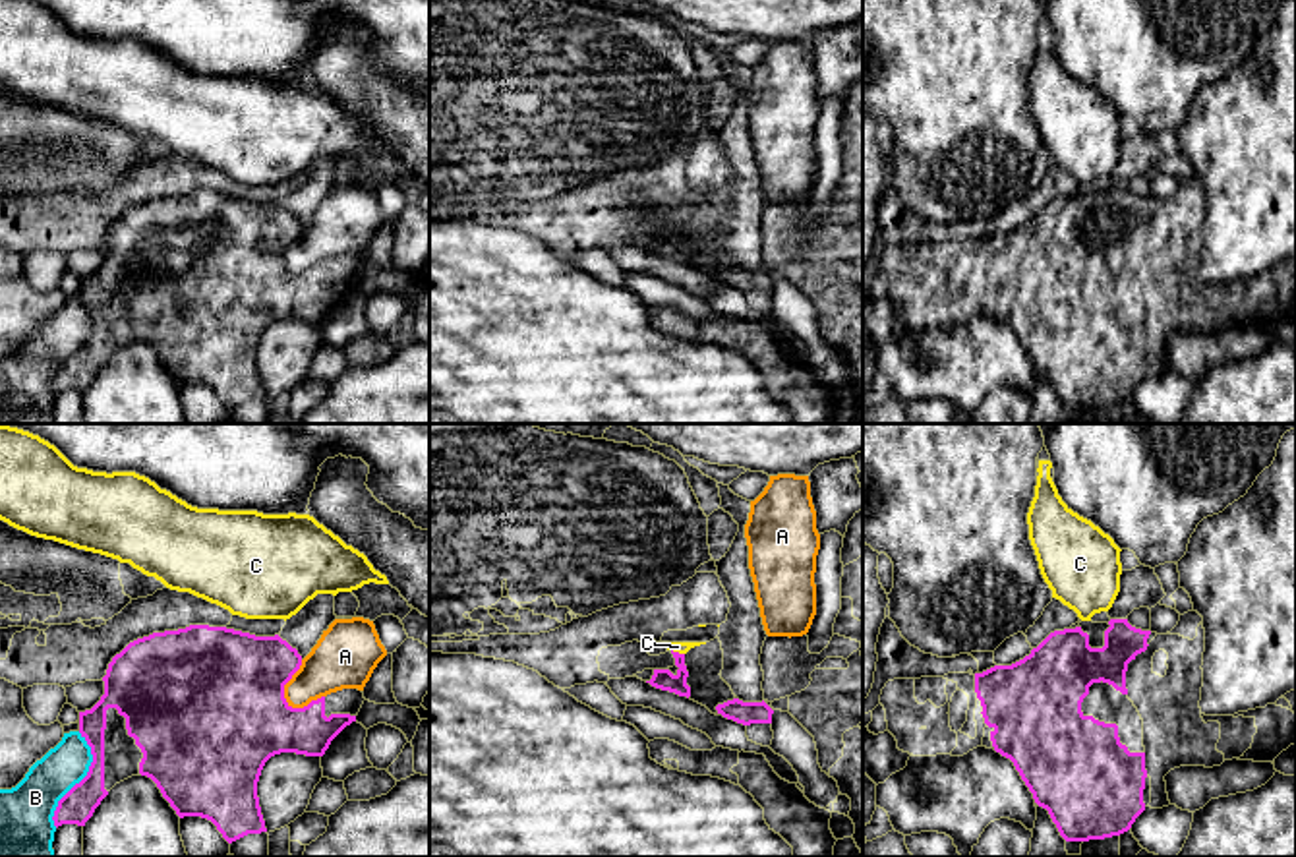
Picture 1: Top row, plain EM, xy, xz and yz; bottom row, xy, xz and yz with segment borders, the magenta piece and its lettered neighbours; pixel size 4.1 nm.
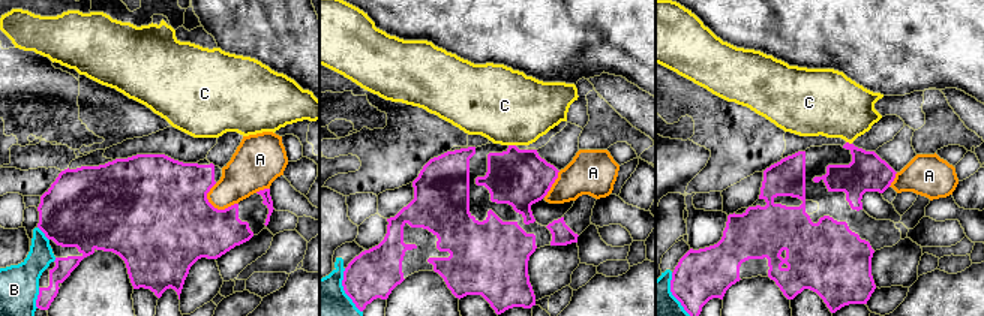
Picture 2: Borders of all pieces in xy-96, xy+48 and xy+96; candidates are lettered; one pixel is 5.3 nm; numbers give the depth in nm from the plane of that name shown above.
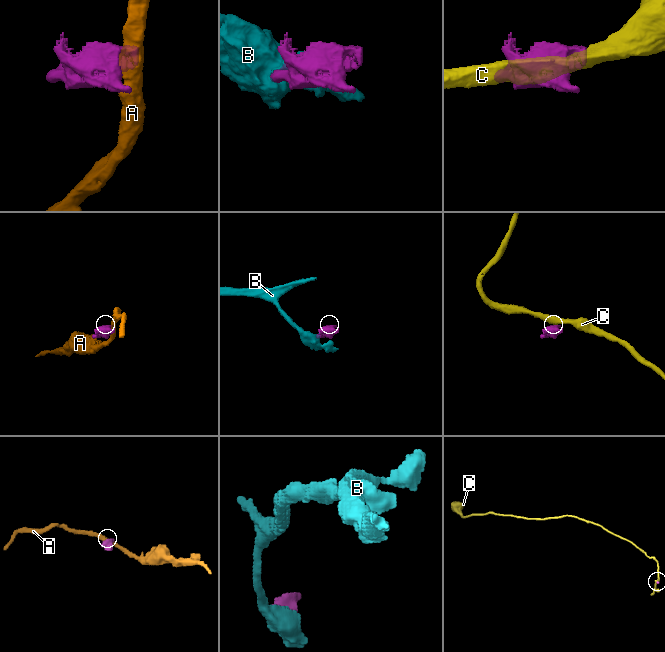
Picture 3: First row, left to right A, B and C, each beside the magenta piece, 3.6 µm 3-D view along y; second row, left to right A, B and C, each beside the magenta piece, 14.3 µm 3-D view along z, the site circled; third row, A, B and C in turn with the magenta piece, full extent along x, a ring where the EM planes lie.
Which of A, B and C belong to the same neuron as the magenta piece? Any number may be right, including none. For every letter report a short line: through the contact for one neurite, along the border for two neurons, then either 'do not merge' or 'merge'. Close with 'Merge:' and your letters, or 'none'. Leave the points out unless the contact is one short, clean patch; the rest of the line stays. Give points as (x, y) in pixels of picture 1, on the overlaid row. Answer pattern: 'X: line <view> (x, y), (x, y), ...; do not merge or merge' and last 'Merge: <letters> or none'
A: do not merge
B: do not merge
C: line xz (672, 649), (683, 654); do not merge
Merge: none

